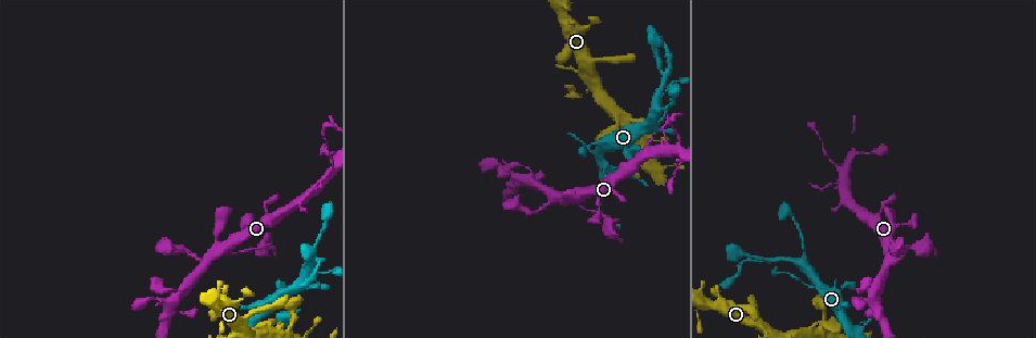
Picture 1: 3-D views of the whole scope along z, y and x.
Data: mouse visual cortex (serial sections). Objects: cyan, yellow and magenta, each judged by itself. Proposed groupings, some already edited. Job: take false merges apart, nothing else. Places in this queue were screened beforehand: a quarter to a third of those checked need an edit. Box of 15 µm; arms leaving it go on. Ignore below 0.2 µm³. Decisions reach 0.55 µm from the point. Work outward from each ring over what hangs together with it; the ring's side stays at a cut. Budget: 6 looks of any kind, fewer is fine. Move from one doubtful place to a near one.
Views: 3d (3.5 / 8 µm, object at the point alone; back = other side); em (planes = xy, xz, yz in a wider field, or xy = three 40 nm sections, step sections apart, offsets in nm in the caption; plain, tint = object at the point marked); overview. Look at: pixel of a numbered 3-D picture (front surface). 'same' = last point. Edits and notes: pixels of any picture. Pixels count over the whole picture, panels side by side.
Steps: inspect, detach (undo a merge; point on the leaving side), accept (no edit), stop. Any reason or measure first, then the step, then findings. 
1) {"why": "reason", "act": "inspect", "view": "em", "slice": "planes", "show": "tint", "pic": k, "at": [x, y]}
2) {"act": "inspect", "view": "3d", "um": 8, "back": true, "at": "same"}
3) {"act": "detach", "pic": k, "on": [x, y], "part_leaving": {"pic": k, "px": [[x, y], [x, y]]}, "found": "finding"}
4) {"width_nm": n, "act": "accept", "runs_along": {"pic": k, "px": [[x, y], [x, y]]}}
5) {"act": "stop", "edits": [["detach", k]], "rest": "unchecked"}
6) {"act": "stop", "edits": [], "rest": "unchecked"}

{"why": "three arms meet", "act": "inspect", "view": "em", "slice": "xy", "step": 1, "show": "tint", "pic": 1, "at": [228, 246]}

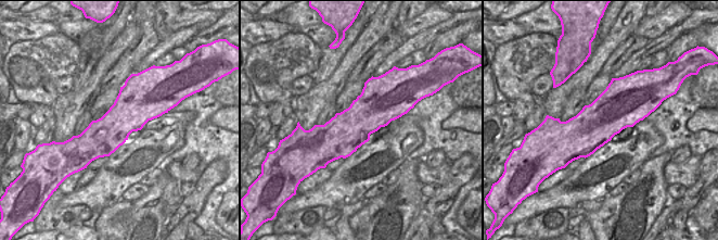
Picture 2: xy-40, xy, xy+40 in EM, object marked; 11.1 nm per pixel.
{"why": "see where the arms go", "act": "inspect", "view": "3d", "um": 3.5, "at": "same"}

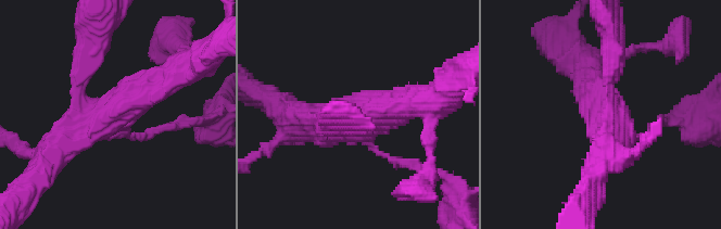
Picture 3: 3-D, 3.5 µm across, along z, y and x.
{"act": "accept", "runs_along": {"pic": 3, "px": [[168, 77], [64, 140], [51, 154]]}, "found": "all the same cell"}

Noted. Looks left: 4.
{"why": "narrows sharply", "act": "inspect", "view": "3d", "um": 3.5, "pic": 1, "at": [814, 324]}

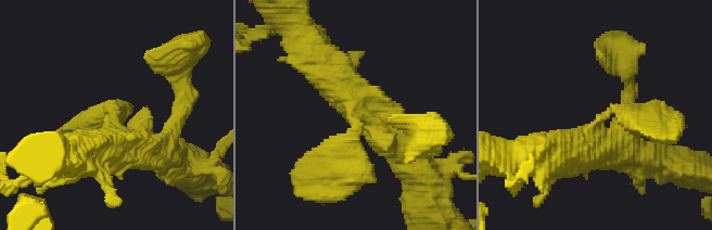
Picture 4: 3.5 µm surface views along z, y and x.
{"act": "inspect", "view": "em", "slice": "xy", "step": 5, "show": "tint", "pic": 4, "at": [112, 120]}

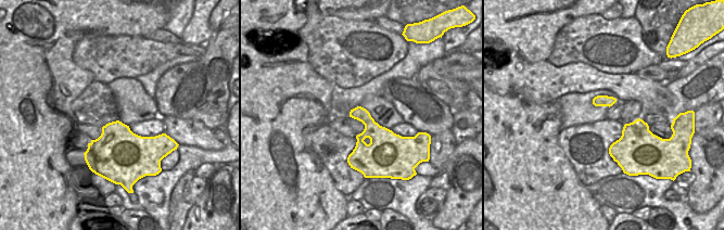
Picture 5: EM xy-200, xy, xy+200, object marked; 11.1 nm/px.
{"act": "accept", "runs_along": {"pic": 4, "px": [[556, 150], [656, 124]]}, "found": "all the same cell"}

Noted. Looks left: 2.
{"why": "sharp bend", "act": "inspect", "view": "3d", "um": 3.5, "pic": 1, "at": [807, 286]}

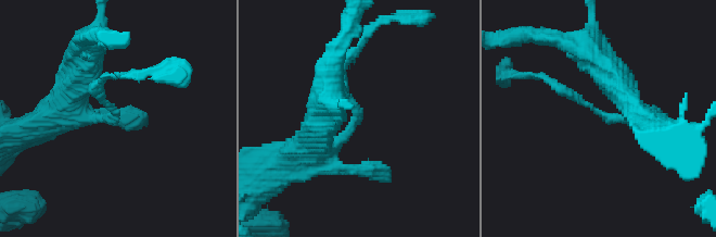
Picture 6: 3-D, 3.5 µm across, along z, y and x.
{"arm_widths_nm": [150, 350], "act": "inspect", "view": "em", "slice": "planes", "show": "tint", "pic": 6, "at": [112, 117]}

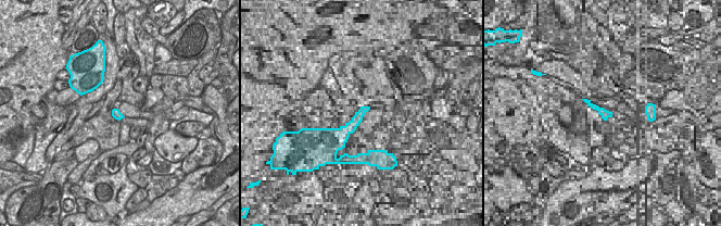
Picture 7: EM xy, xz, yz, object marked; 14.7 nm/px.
{"act": "accept", "runs_along": {"pic": 6, "px": [[292, 153], [358, 117], [342, 67]]}, "found": "one cell here"}

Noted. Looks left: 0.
{"act": "stop", "edits": [], "rest": "unchecked"}

